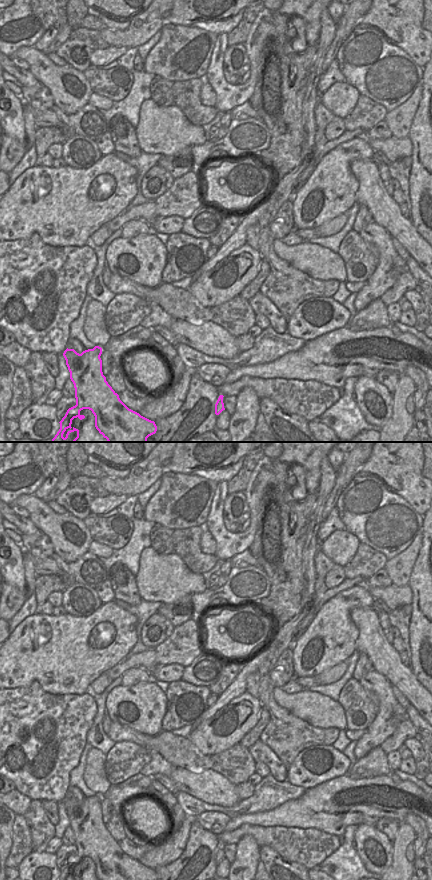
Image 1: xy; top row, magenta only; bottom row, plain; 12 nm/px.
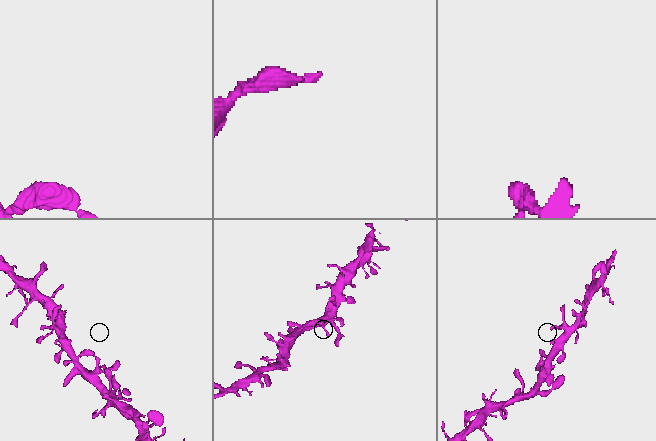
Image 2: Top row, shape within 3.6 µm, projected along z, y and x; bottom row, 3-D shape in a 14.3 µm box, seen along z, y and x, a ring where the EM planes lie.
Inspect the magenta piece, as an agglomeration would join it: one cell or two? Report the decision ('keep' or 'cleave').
keep

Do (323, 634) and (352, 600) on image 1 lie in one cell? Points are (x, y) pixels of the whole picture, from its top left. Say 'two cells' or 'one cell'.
one cell

